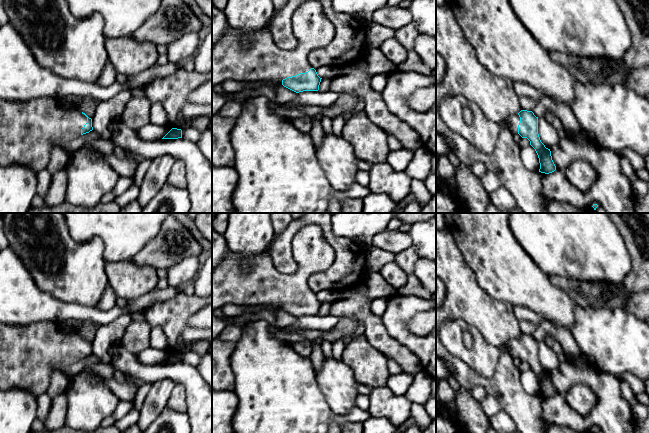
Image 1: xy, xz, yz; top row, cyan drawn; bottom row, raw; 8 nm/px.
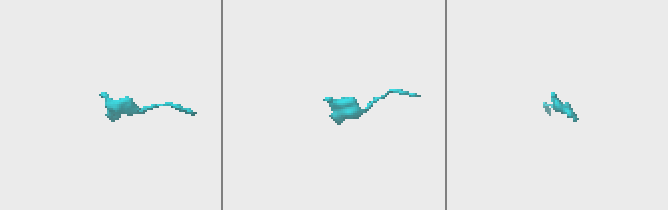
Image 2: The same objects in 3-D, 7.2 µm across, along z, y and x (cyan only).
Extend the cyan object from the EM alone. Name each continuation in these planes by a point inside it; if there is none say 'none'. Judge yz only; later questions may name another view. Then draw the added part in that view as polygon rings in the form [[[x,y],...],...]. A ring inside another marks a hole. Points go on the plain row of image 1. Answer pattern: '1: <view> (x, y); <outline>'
1: yz (513, 345); [[[518,338],[511,339],[507,344],[506,347],[508,349],[508,353],[511,355],[513,359],[518,357],[518,349],[520,347],[520,341]]]

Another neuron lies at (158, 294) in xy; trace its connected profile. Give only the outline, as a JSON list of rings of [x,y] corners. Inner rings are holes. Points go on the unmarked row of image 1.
[[[168,286],[167,288],[161,289],[156,287],[153,291],[132,300],[129,303],[129,307],[134,313],[139,313],[142,309],[147,308],[153,302],[156,301],[168,301],[175,297],[179,292],[180,288],[173,288]]]

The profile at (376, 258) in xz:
[[[374,246],[367,248],[363,255],[369,272],[380,272],[387,263],[394,261],[394,258],[395,254]]]

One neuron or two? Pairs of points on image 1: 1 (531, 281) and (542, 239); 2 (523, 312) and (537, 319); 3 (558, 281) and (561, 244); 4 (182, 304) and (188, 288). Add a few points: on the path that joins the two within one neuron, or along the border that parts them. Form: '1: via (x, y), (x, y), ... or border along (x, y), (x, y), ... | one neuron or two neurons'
1: border along (521, 245), (526, 253), (549, 276) | two neurons
2: via (526, 314), (534, 318) | one neuron
3: border along (550, 275), (560, 275), (581, 281) | two neurons
4: border along (180, 288), (187, 294), (193, 294) | two neurons

